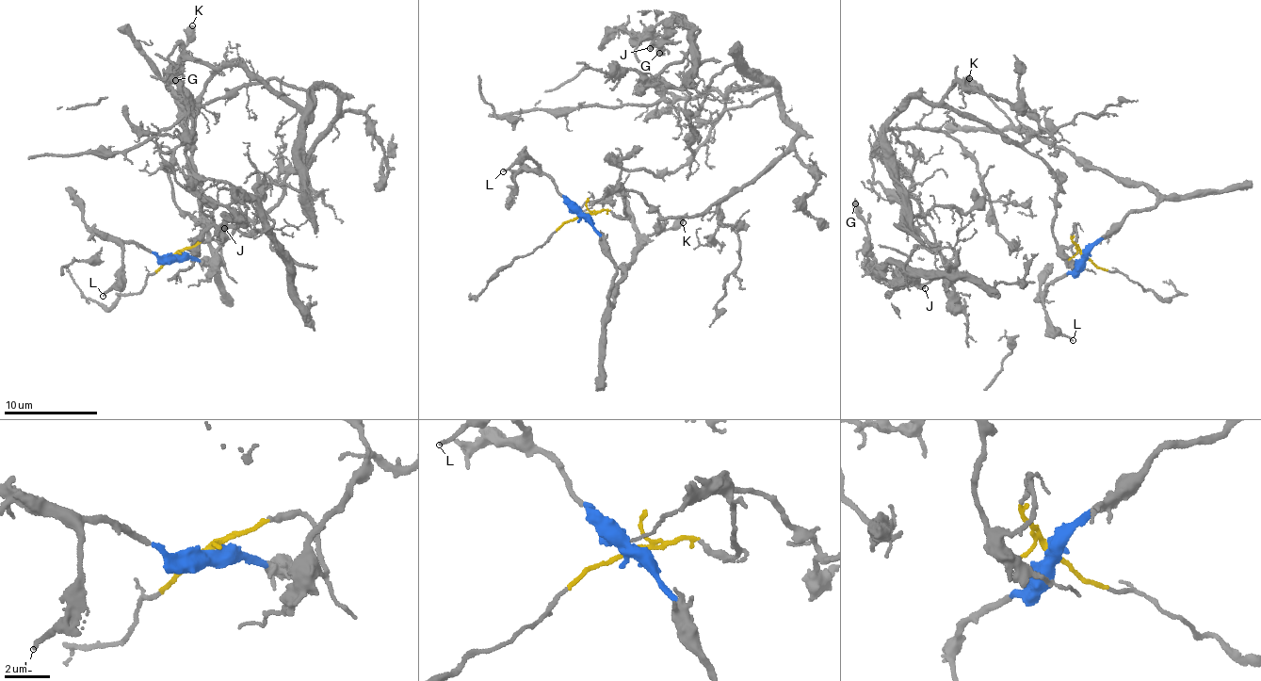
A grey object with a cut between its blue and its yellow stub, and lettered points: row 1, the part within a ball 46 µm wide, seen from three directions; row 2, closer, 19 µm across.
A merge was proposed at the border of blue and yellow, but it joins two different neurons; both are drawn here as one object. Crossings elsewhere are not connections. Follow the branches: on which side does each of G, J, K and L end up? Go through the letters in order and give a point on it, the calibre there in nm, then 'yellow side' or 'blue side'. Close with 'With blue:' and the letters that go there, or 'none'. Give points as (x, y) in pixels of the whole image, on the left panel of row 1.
G: place (175, 80); calibre 480 nm; yellow side
J: place (224, 228); calibre 320 nm; yellow side
K: place (192, 25); calibre 550 nm; blue side
L: place (103, 296); calibre 160 nm; blue side
With blue: K, L

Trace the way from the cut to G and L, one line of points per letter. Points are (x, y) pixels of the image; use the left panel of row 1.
G: (175, 256), (224, 264), (338, 98), (274, 79), (190, 113), (194, 171), (264, 213), (164, 160), (174, 79)
L: (175, 256), (164, 255), (130, 241), (124, 244), (121, 273), (116, 283), (104, 295)

